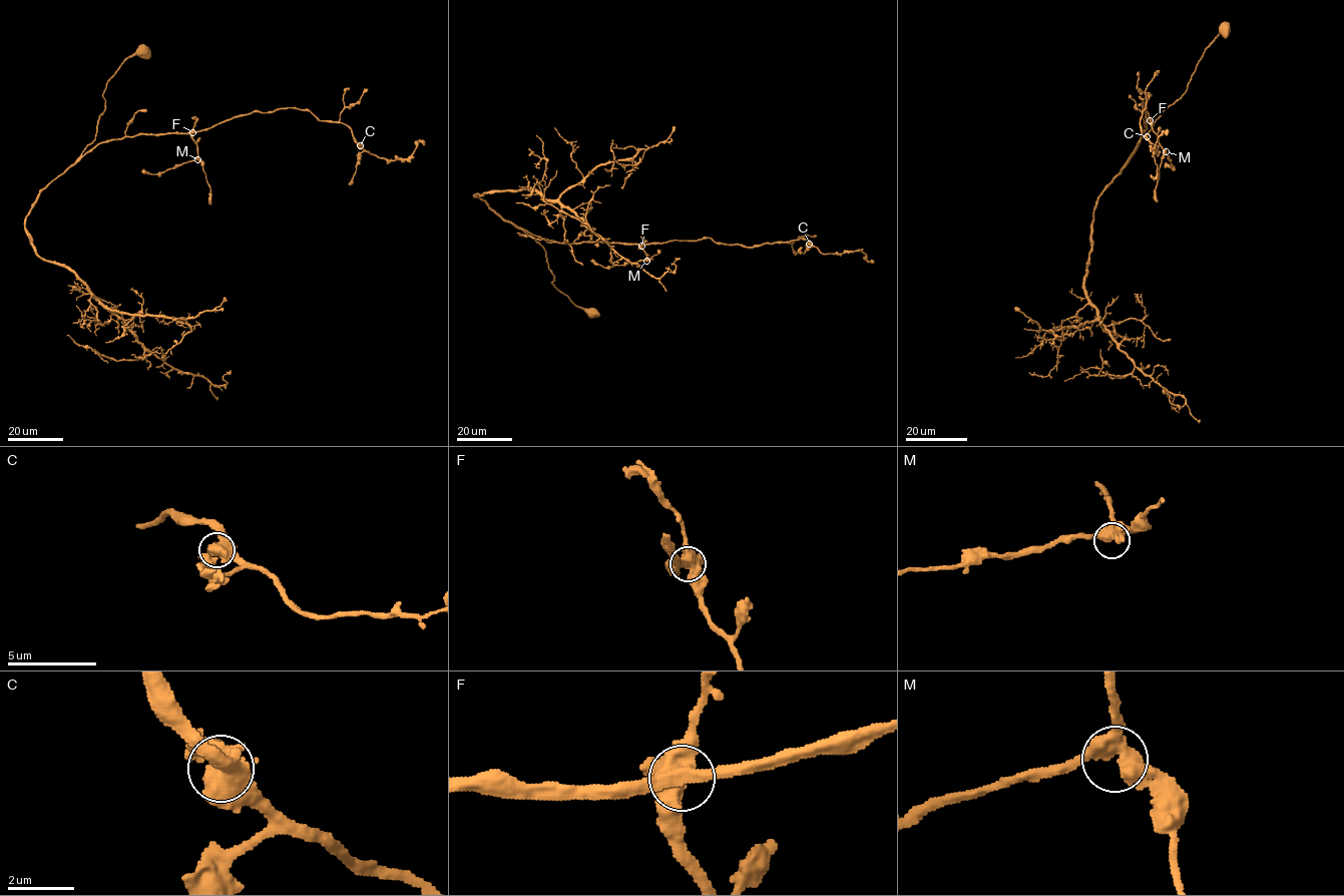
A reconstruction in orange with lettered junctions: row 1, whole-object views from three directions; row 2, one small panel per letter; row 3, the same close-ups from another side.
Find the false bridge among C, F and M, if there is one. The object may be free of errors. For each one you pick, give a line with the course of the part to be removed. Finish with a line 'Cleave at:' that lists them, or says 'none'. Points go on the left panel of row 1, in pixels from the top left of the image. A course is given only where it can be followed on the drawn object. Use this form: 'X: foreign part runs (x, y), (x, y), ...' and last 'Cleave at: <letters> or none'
Cleave at: none

